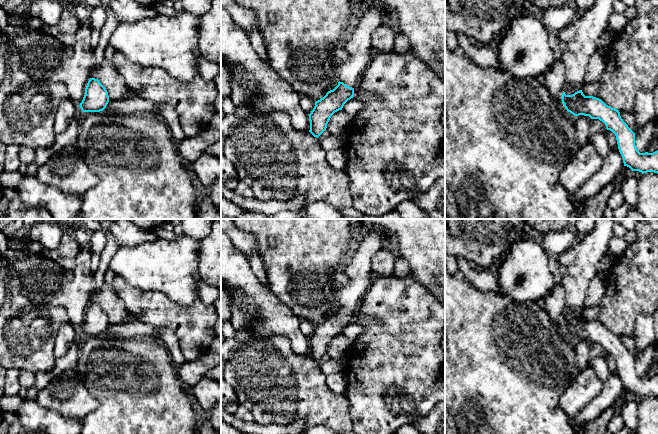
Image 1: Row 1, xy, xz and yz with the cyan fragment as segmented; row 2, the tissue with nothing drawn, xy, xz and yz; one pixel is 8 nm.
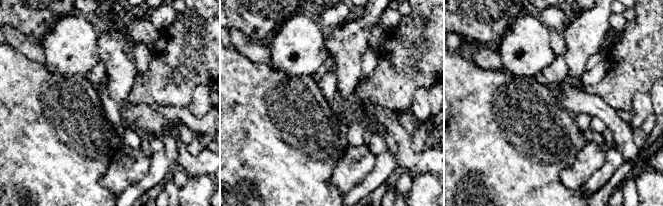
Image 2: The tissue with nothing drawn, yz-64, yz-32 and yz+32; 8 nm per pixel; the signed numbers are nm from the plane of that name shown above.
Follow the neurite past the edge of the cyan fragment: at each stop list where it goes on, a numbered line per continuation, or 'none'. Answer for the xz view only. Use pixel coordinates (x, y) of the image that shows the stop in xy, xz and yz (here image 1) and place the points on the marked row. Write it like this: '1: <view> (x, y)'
1: xz (358, 44)

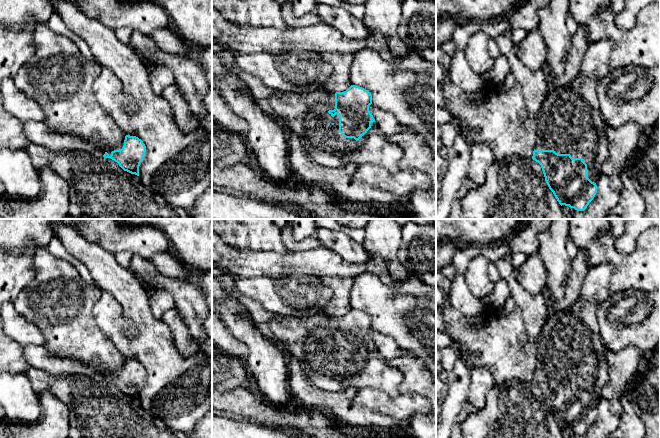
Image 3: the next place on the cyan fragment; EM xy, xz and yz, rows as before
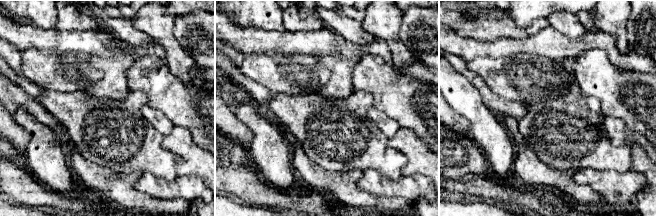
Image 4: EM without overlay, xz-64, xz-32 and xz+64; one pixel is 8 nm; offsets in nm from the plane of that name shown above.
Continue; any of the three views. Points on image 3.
1: xz (306, 114)

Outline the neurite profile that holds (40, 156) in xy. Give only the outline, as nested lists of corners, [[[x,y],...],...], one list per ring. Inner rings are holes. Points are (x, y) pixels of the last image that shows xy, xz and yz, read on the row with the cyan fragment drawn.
[[[32,142],[29,143],[25,150],[29,155],[34,168],[38,171],[48,166],[51,159],[55,156],[55,152]]]

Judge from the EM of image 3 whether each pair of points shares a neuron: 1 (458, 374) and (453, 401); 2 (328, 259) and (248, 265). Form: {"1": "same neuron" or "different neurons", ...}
{"1": "same neuron", "2": "same neuron"}

